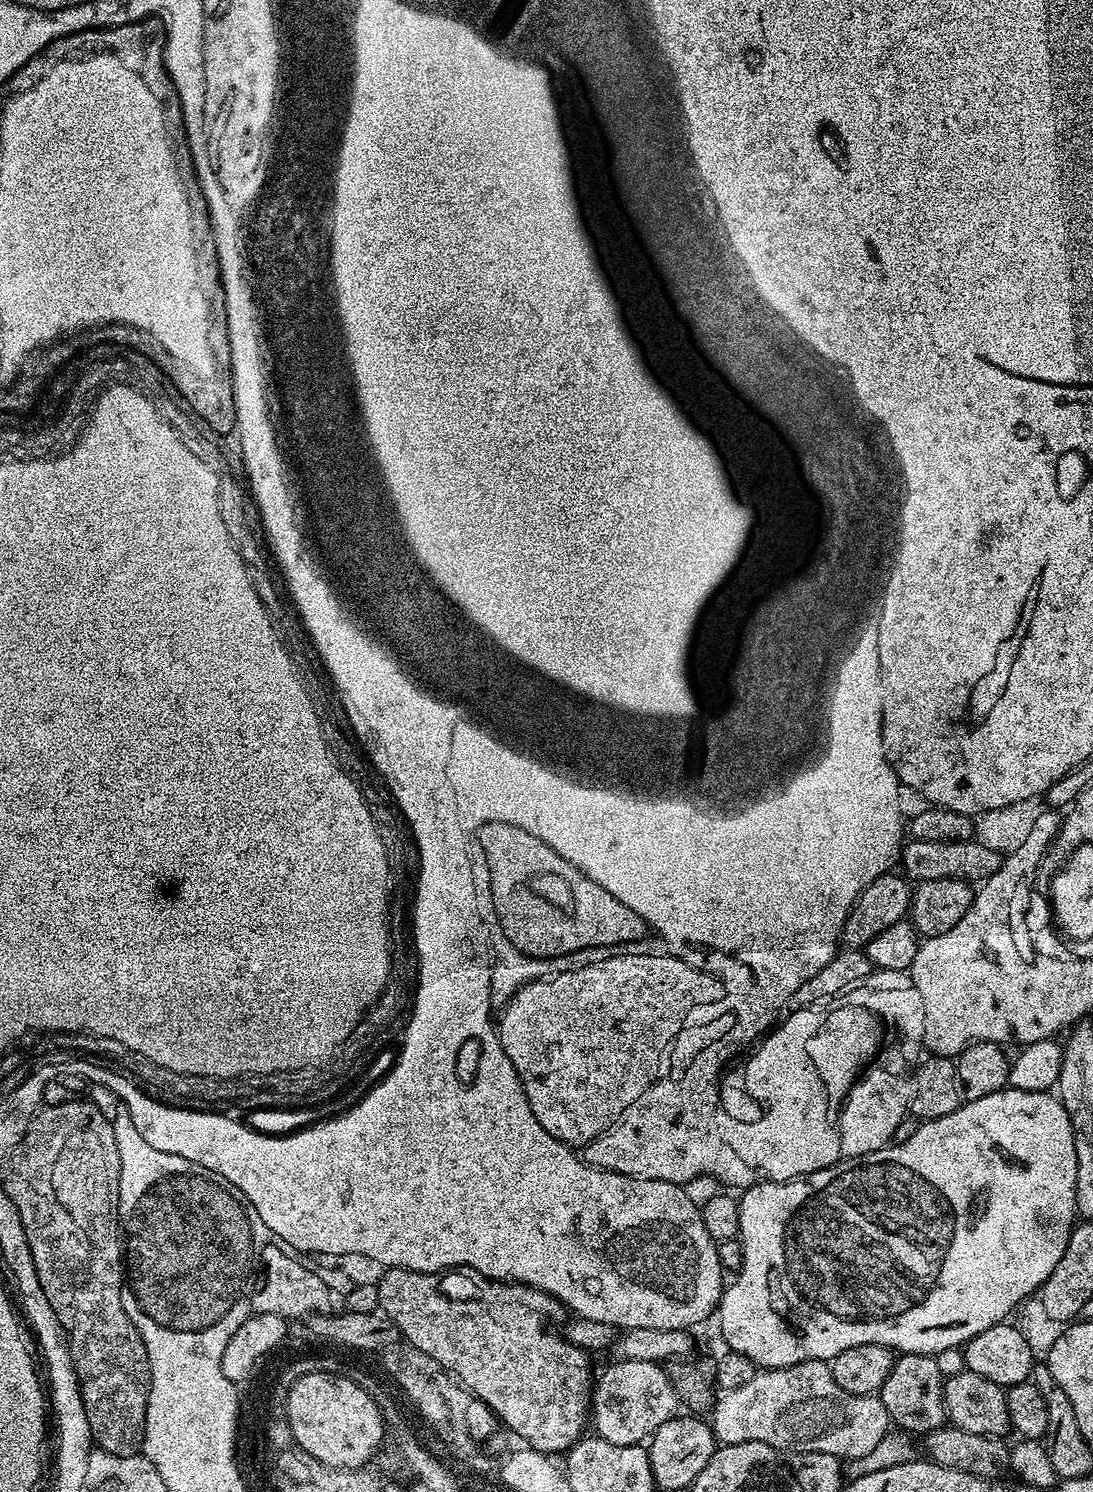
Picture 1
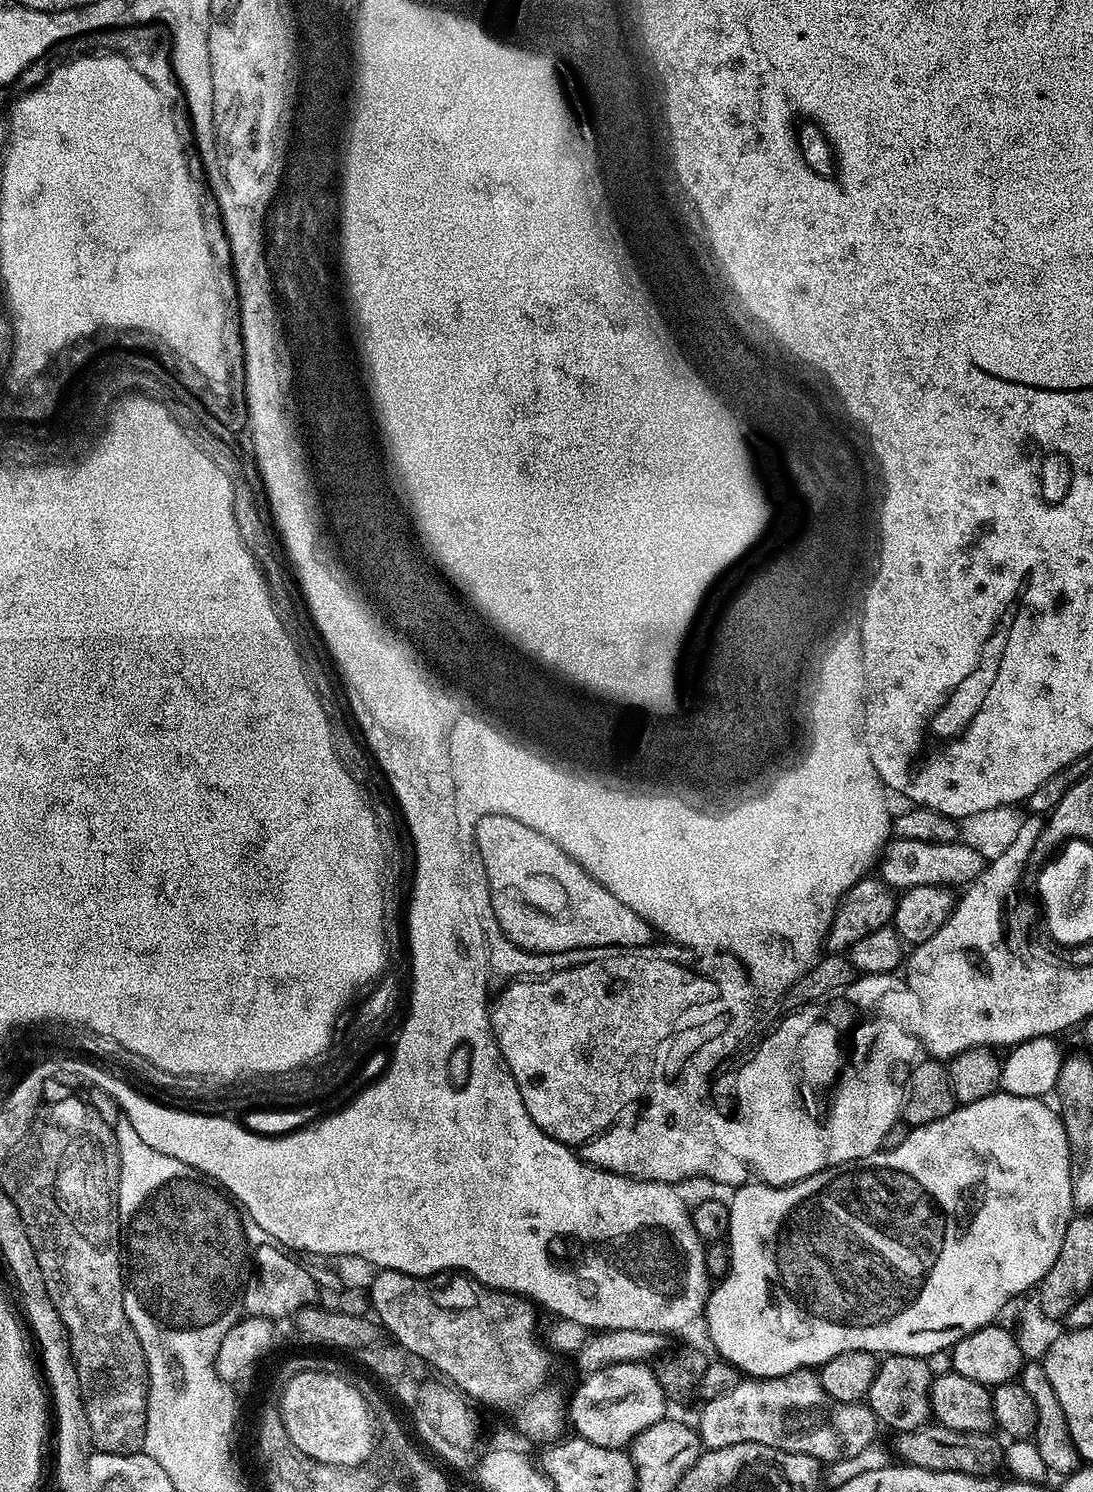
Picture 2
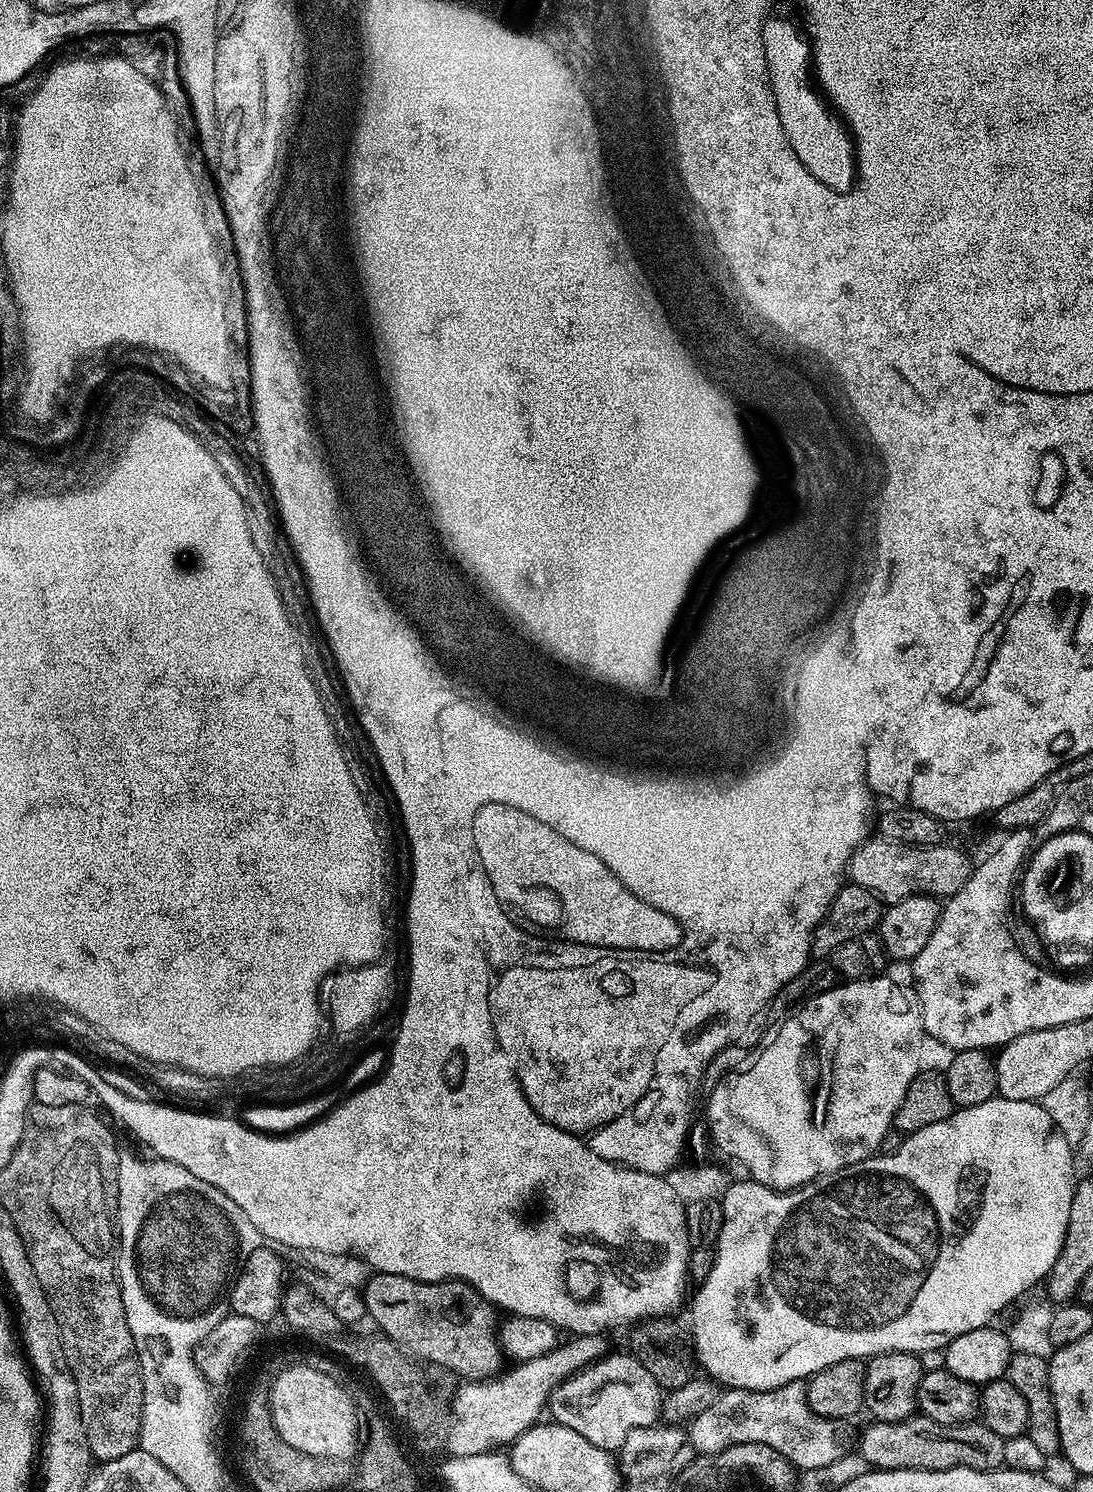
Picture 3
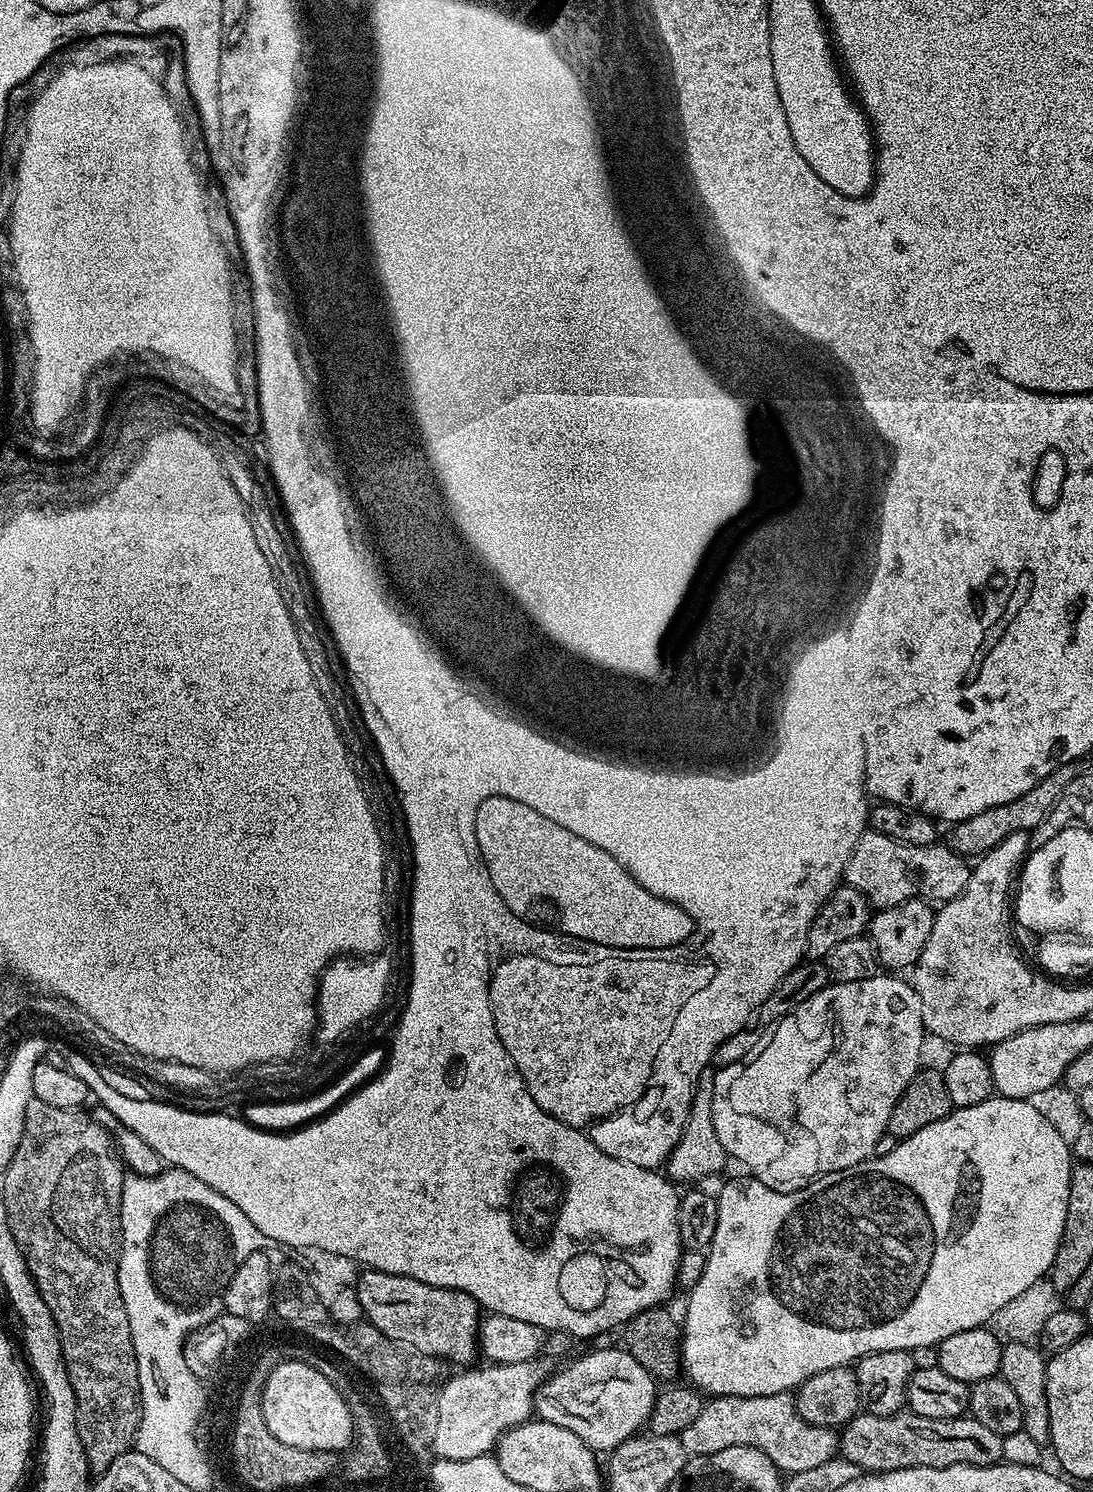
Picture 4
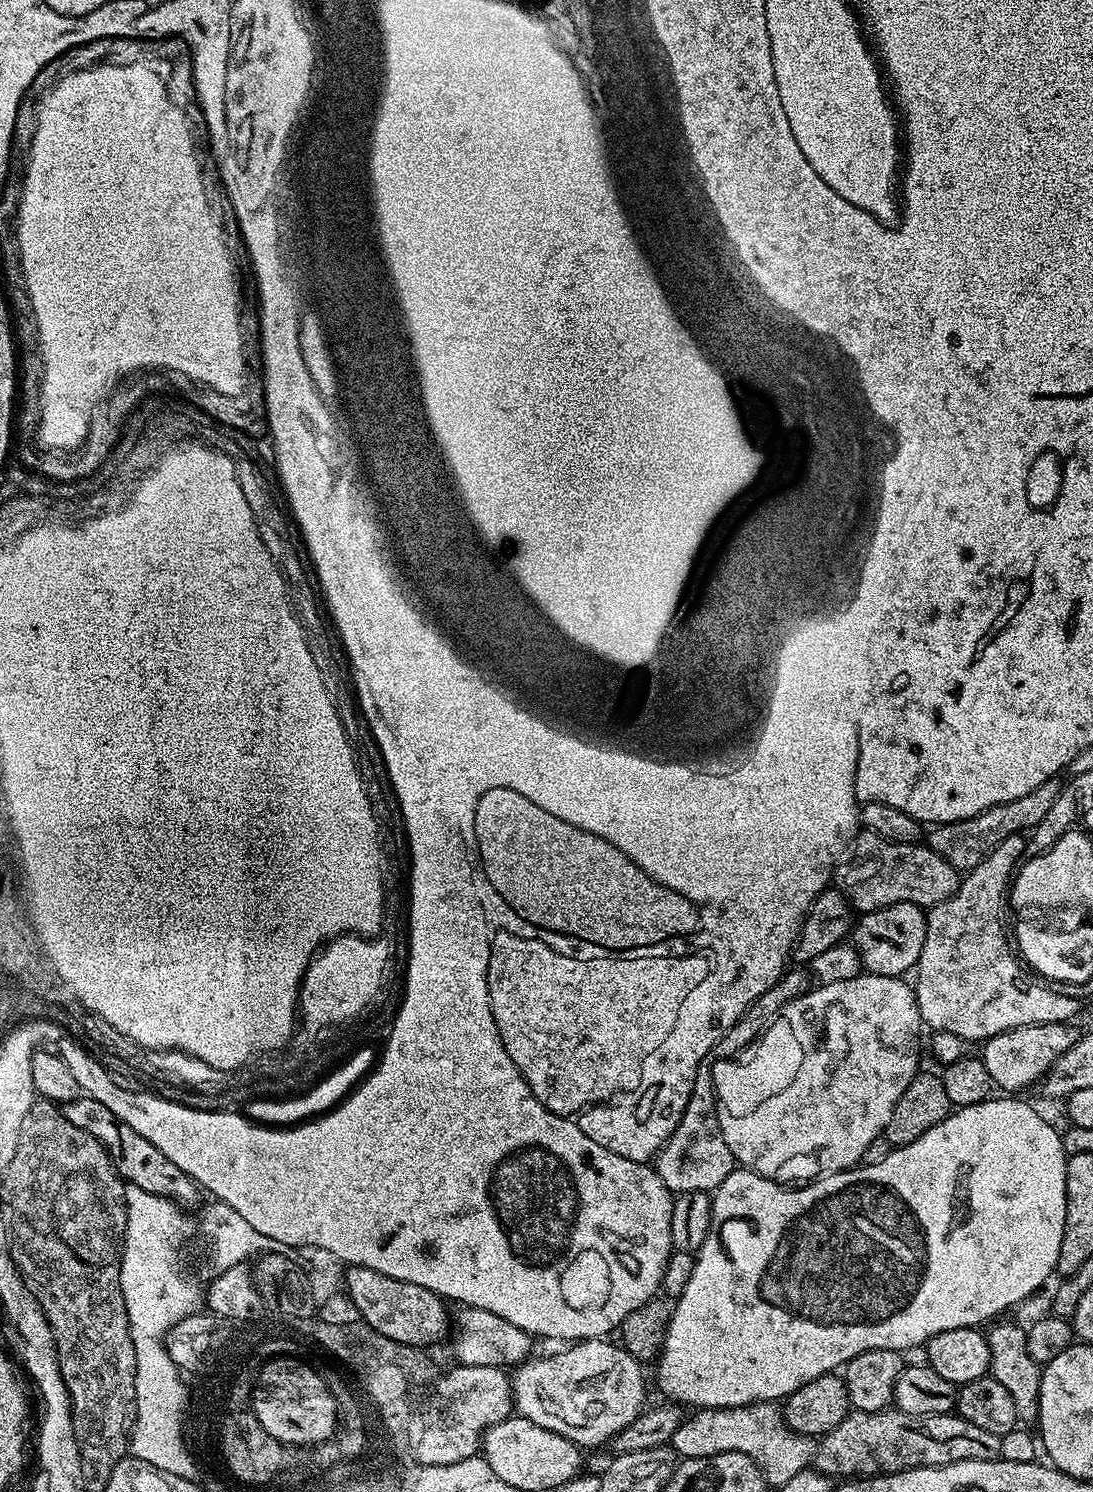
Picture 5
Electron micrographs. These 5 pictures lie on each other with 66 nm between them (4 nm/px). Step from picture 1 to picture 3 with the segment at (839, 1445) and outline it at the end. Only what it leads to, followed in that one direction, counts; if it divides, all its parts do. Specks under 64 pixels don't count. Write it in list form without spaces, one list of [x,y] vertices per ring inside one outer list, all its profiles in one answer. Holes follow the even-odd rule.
[[[795,1380],[774,1390],[755,1392],[749,1388],[721,1391],[714,1406],[690,1421],[687,1429],[693,1449],[701,1456],[713,1456],[730,1446],[765,1444],[782,1454],[800,1470],[827,1466],[850,1452],[848,1432],[839,1420],[819,1416],[810,1406],[808,1389]]]

